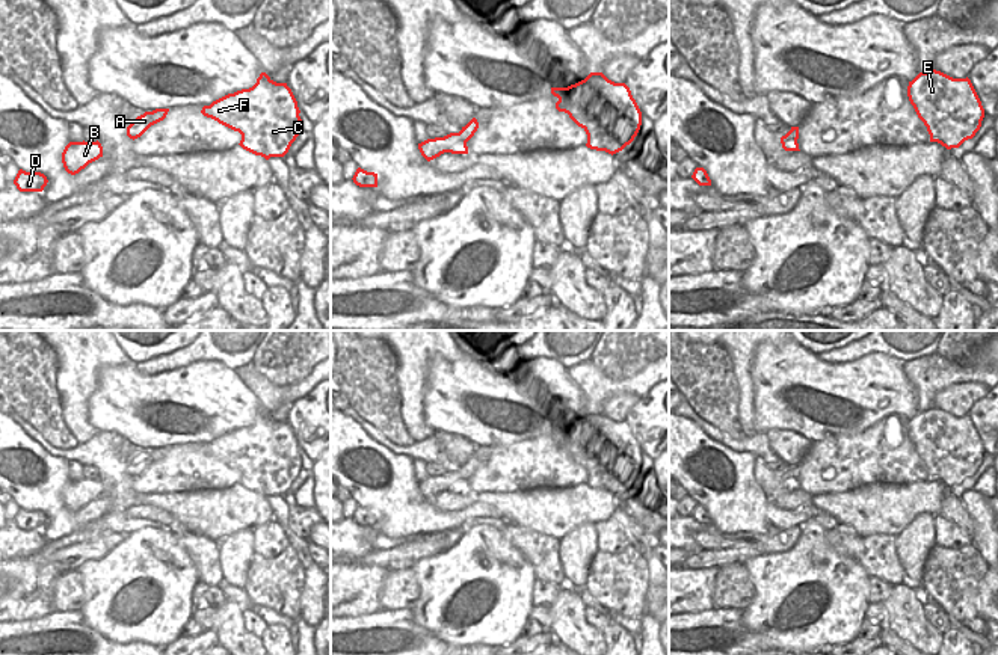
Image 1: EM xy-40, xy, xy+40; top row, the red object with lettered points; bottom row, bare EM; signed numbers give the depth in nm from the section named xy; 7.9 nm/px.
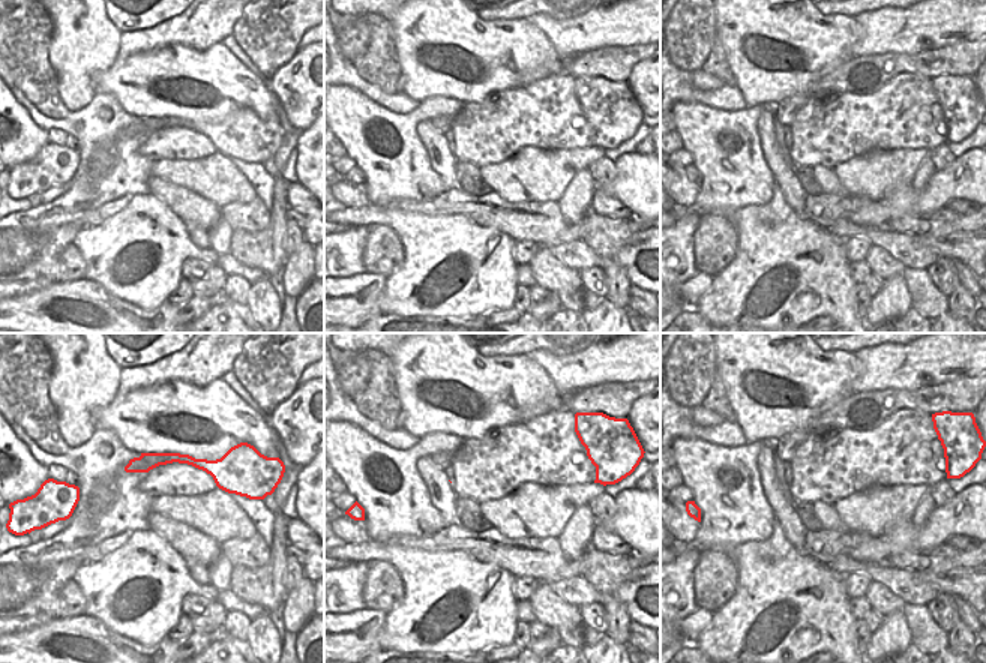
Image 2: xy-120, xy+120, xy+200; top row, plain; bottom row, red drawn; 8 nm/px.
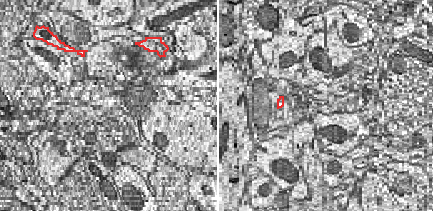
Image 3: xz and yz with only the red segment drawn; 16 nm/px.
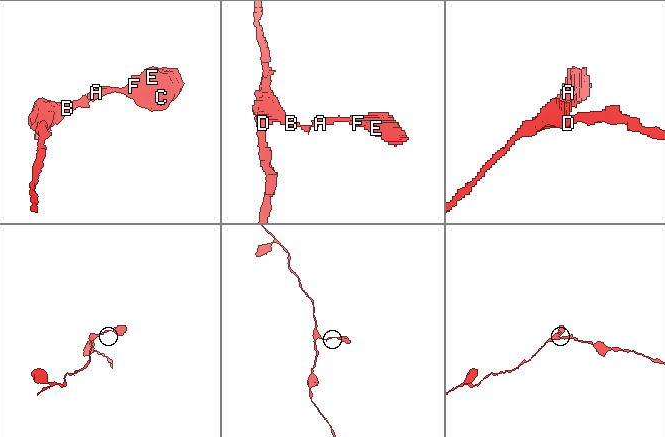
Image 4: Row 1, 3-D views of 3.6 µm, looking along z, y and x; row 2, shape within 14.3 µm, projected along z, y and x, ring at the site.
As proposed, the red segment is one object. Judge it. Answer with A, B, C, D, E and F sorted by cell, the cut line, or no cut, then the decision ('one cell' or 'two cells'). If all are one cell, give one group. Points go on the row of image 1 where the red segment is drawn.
groups A B C D E F; cut none; one cell

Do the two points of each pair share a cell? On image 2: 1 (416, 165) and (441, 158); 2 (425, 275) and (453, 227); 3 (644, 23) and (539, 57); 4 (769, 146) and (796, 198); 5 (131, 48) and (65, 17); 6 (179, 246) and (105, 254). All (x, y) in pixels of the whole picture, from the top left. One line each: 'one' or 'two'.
1: two
2: one
3: two
4: one
5: two
6: one

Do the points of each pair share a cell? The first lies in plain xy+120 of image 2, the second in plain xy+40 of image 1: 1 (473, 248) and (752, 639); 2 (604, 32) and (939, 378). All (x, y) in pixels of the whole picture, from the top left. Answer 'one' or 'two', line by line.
1: two
2: one

